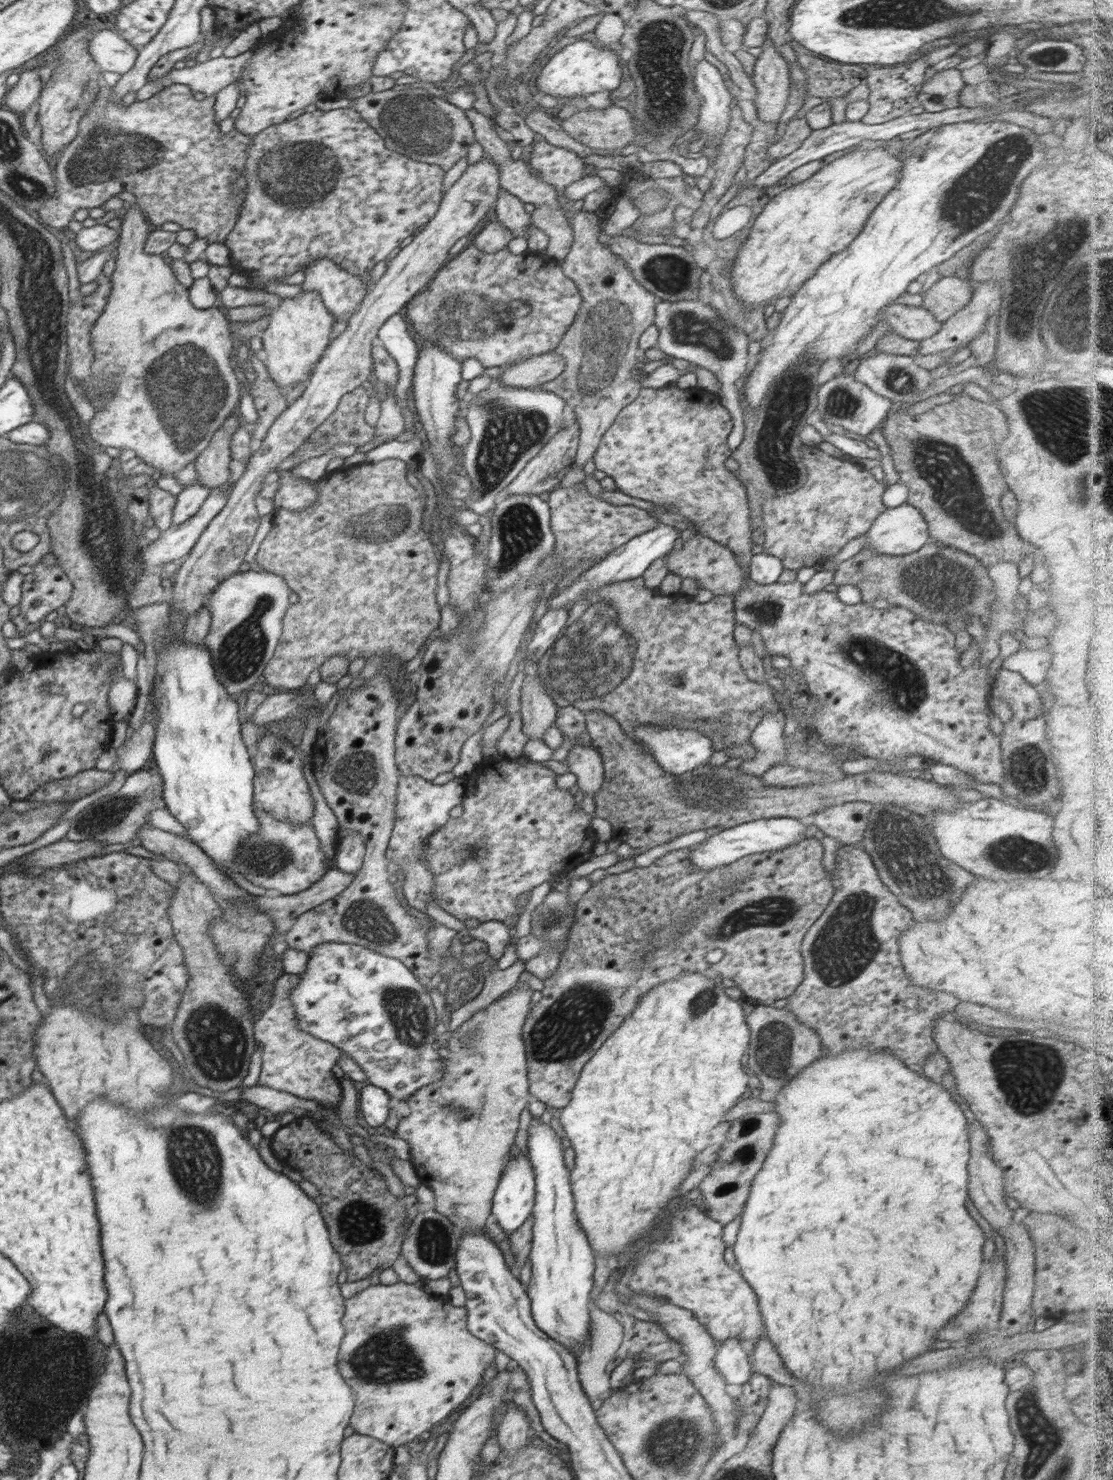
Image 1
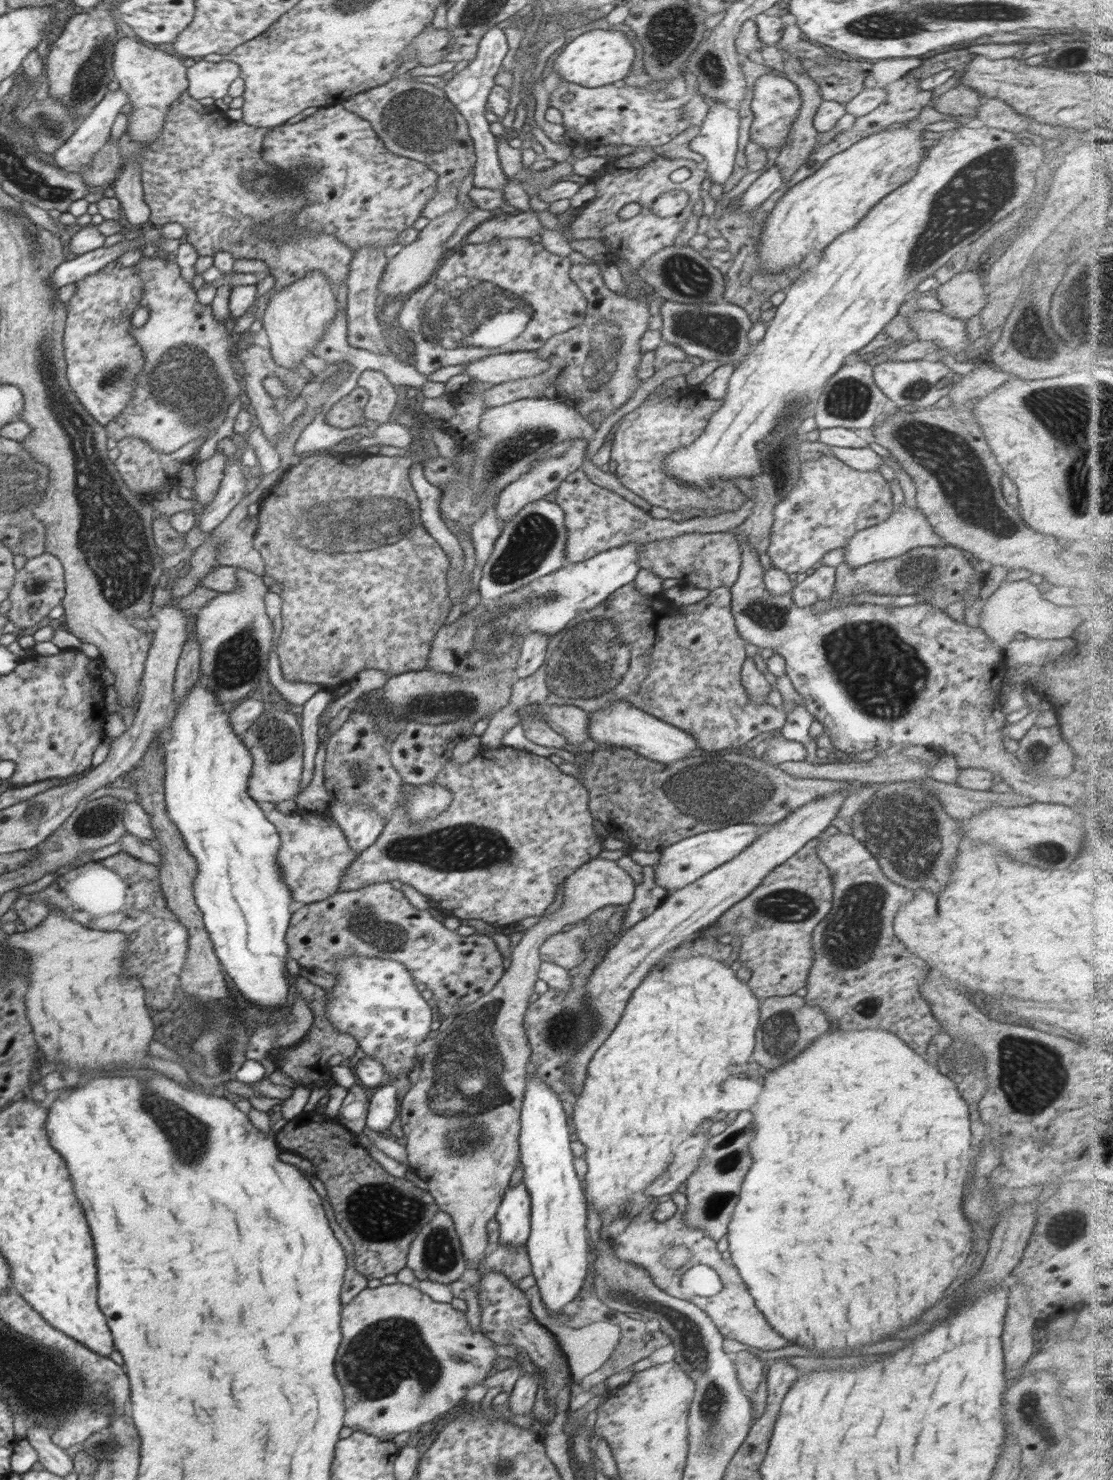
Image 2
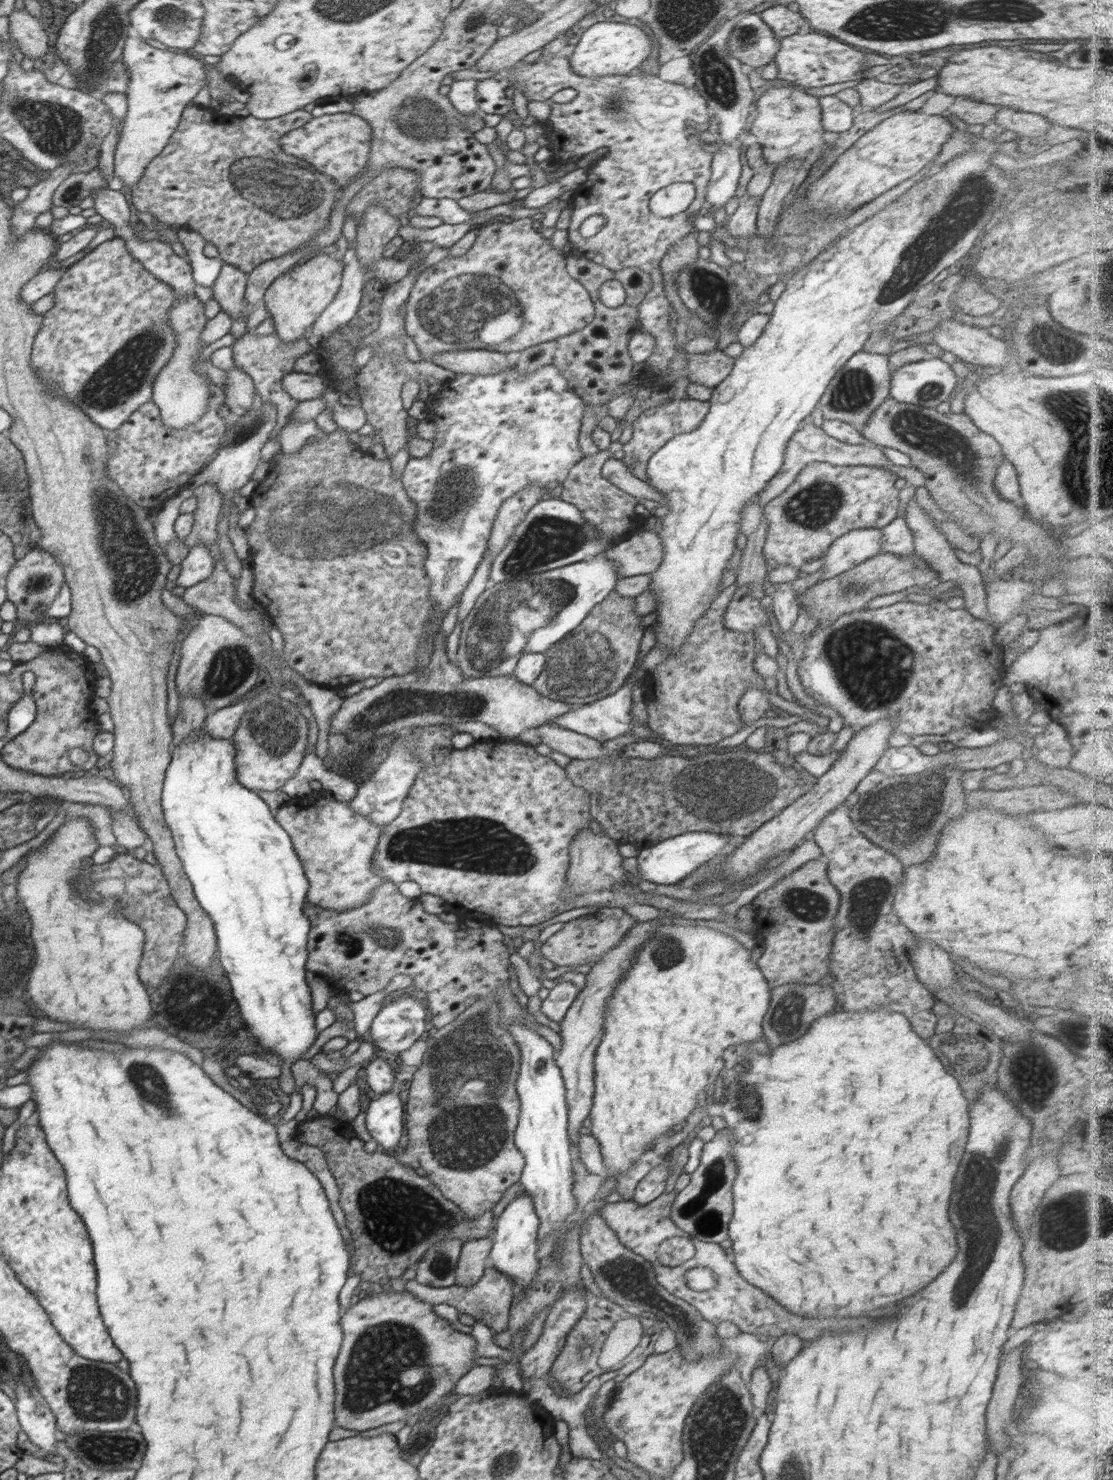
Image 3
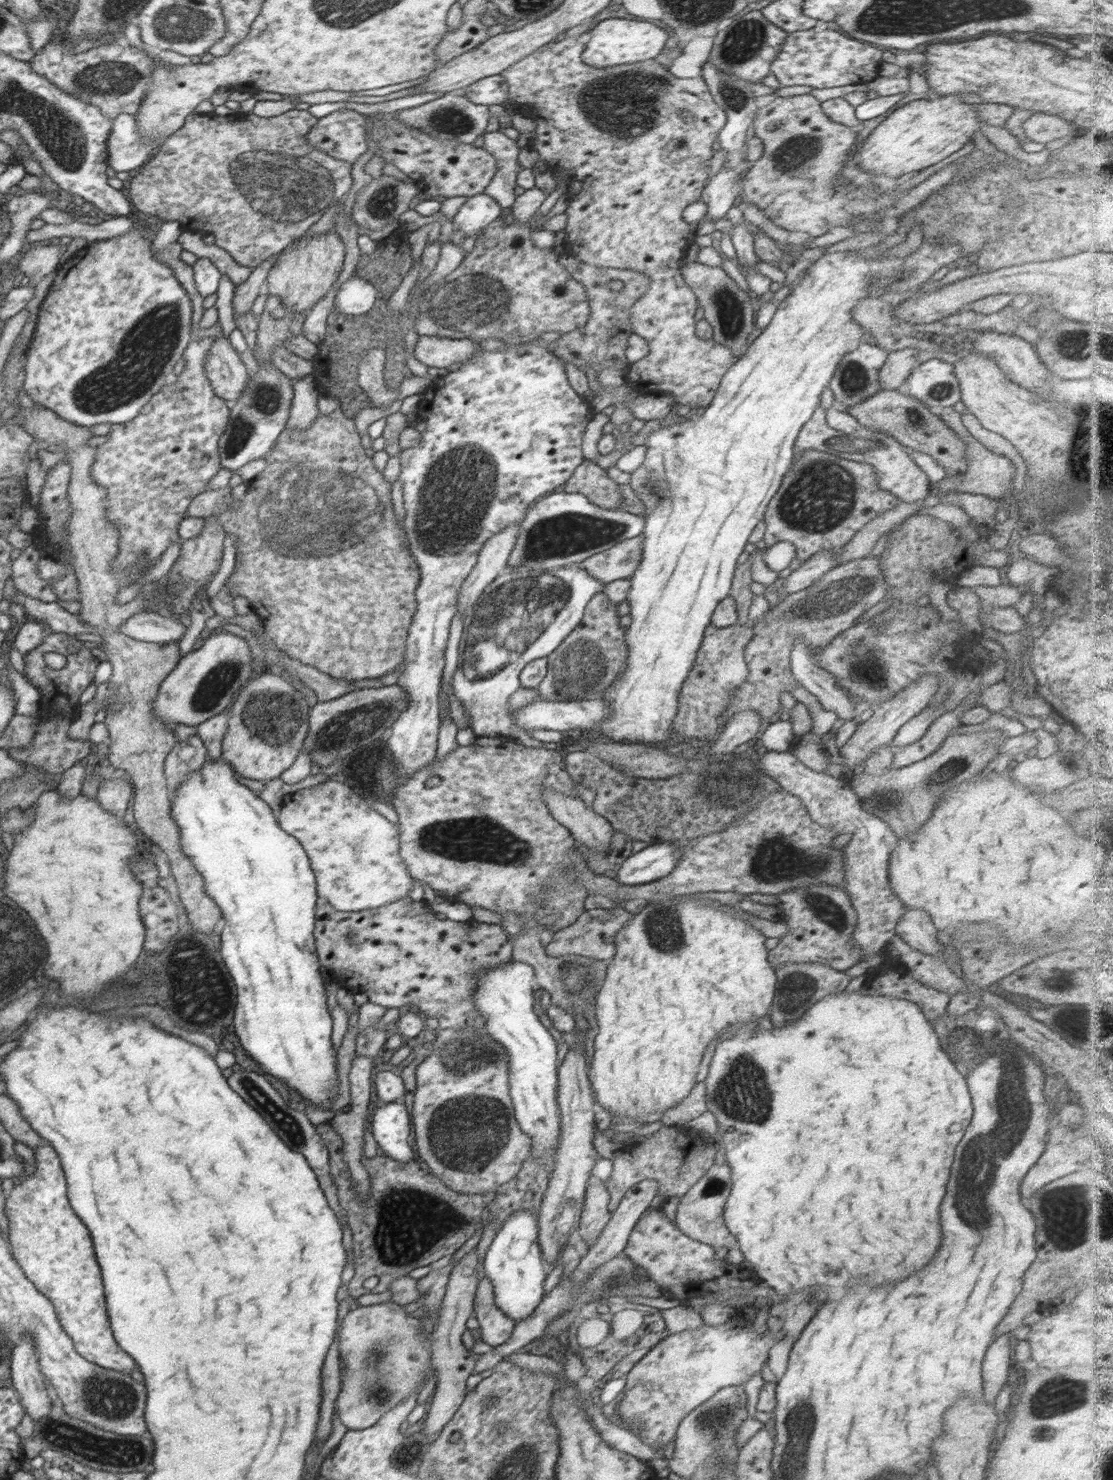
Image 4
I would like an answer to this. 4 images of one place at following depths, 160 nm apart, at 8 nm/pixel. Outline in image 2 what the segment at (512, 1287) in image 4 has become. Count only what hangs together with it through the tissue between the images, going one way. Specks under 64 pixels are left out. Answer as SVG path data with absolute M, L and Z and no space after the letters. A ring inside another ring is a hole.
M523 1182L504 1191L495 1219L499 1224L500 1244L510 1245L516 1250L526 1248L531 1231L531 1198Z

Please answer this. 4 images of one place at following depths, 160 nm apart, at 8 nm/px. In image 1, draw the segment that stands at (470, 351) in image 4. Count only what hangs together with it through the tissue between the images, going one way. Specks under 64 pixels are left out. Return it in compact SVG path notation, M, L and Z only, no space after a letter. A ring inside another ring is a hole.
M555 352L537 354L532 358L522 358L520 362L502 366L504 373L495 380L509 387L539 388L562 374L566 361Z

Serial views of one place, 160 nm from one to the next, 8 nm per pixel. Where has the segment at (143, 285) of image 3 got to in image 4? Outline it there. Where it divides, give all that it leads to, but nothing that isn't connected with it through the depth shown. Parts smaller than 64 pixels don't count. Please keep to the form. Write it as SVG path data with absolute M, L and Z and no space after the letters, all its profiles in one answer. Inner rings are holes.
M133 228L130 232L116 238L90 243L59 267L49 293L39 306L38 322L27 348L23 389L34 403L42 405L46 411L54 411L64 420L78 426L91 427L94 424L102 424L102 422L109 422L113 426L127 423L137 416L142 407L152 399L152 396L155 396L167 382L171 381L172 368L183 357L185 348L193 338L192 313L193 304L187 292L174 276L173 270L155 258L154 252L151 250L151 243L141 235L140 230Z

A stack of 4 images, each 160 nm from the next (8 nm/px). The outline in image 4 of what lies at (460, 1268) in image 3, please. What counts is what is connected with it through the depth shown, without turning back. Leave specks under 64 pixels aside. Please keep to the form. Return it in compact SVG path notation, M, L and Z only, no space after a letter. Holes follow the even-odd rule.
M477 1249L468 1252L458 1264L451 1270L445 1297L438 1314L435 1328L432 1330L433 1343L431 1352L431 1363L437 1370L437 1385L433 1393L432 1404L427 1412L422 1432L432 1444L441 1433L444 1425L453 1417L461 1407L466 1397L466 1380L473 1374L475 1360L472 1353L466 1350L462 1343L462 1335L466 1328L466 1321L474 1315L474 1299L478 1286L478 1253Z

